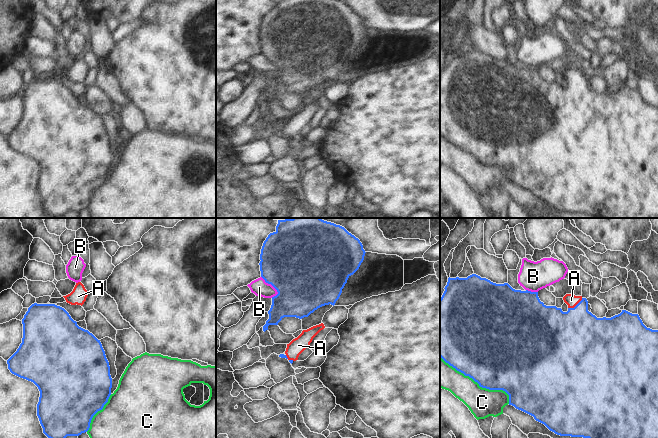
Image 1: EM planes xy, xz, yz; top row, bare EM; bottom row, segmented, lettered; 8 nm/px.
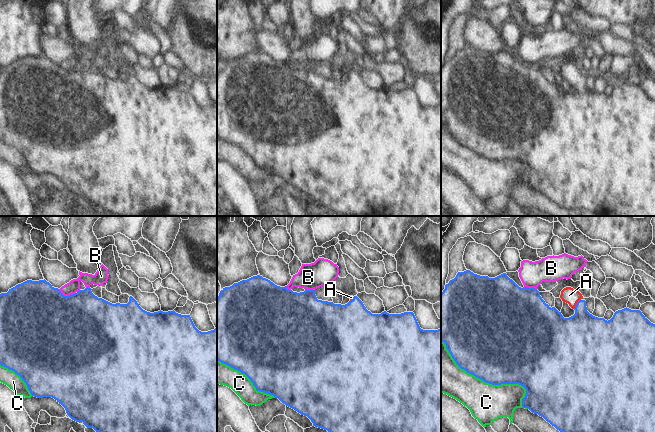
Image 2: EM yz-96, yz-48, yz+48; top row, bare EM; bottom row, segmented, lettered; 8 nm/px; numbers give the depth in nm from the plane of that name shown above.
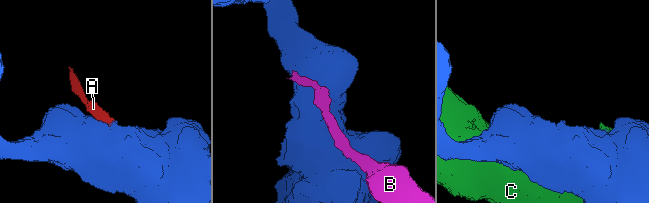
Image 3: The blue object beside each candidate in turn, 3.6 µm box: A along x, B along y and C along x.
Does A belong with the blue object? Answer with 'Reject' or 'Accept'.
Accept

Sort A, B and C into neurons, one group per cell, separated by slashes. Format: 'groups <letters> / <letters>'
groups A / B / C

